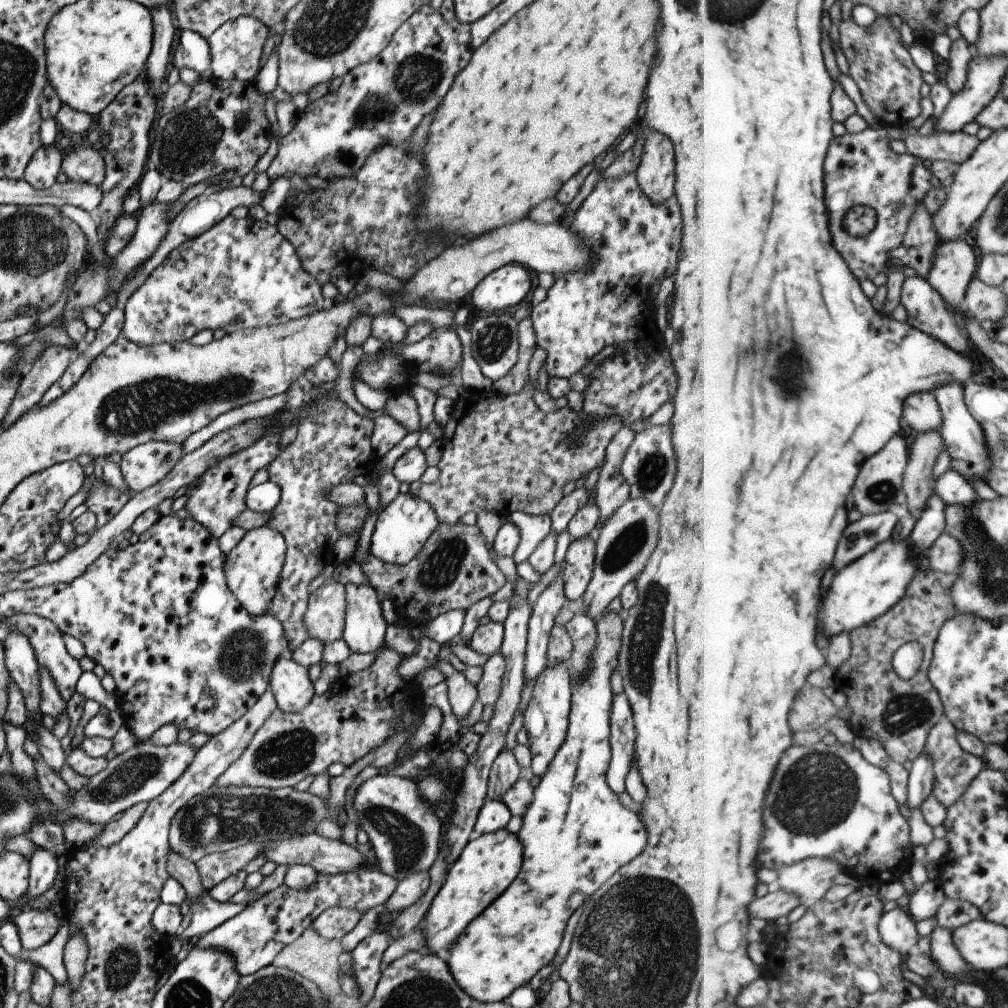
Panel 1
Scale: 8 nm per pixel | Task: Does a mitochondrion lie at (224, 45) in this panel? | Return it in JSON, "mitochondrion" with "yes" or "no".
{"mitochondrion":"no"}

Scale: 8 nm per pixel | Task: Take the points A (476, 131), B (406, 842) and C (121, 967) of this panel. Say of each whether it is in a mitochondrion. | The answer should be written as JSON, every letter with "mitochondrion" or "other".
{"A":"other","B":"mitochondrion","C":"mitochondrion"}

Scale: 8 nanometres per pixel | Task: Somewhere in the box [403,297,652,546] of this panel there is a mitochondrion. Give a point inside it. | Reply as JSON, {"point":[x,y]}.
{"point":[493,341]}

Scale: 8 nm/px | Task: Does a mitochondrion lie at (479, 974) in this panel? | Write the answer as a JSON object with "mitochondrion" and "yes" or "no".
{"mitochondrion":"no"}

